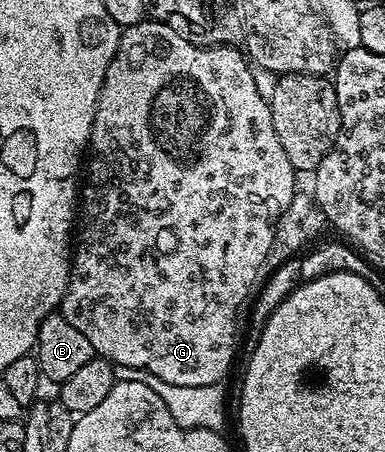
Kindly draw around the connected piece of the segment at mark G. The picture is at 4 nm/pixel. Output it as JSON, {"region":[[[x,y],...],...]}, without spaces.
{"region":[[[146,18],[140,24],[133,24],[131,27],[124,29],[119,42],[119,50],[115,54],[115,58],[111,62],[111,66],[107,66],[107,74],[103,78],[103,86],[101,93],[97,99],[97,109],[95,110],[95,122],[91,126],[91,138],[89,139],[89,147],[87,149],[87,172],[89,168],[89,181],[83,184],[83,199],[80,201],[79,208],[89,220],[80,221],[79,232],[81,228],[81,245],[74,247],[71,252],[71,263],[69,265],[69,285],[65,291],[65,297],[61,299],[60,313],[67,318],[67,322],[71,322],[71,326],[75,326],[75,330],[80,330],[87,337],[87,342],[91,342],[94,353],[100,359],[109,361],[110,364],[117,368],[134,368],[135,370],[143,370],[155,374],[155,378],[163,378],[163,382],[171,382],[175,386],[211,386],[212,384],[222,383],[229,372],[229,367],[233,364],[233,335],[236,334],[237,328],[233,325],[233,319],[237,316],[237,311],[241,308],[241,303],[245,299],[250,299],[251,293],[254,291],[253,283],[257,280],[257,275],[263,272],[265,268],[265,259],[271,250],[271,242],[273,241],[273,228],[277,225],[277,220],[283,214],[283,210],[287,210],[287,202],[291,202],[291,198],[295,194],[293,188],[293,179],[295,173],[291,162],[287,162],[287,154],[283,151],[283,146],[279,146],[279,138],[275,134],[275,126],[273,125],[273,115],[269,109],[269,102],[259,94],[258,87],[252,78],[252,67],[250,61],[246,59],[240,51],[233,46],[202,46],[187,42],[187,38],[183,38],[179,34],[175,34],[175,30],[171,30],[171,26],[160,24],[158,20]]]}

